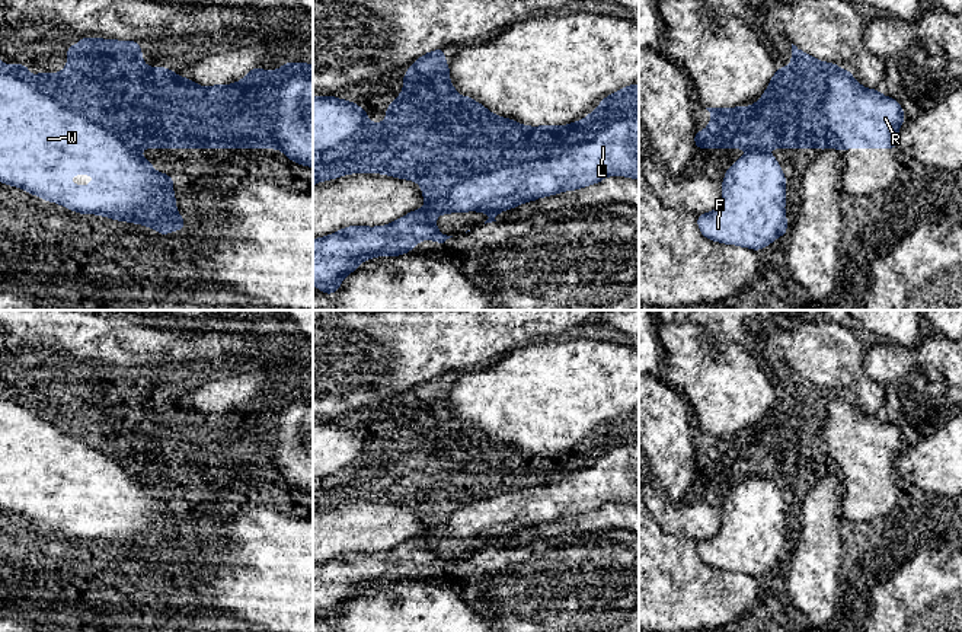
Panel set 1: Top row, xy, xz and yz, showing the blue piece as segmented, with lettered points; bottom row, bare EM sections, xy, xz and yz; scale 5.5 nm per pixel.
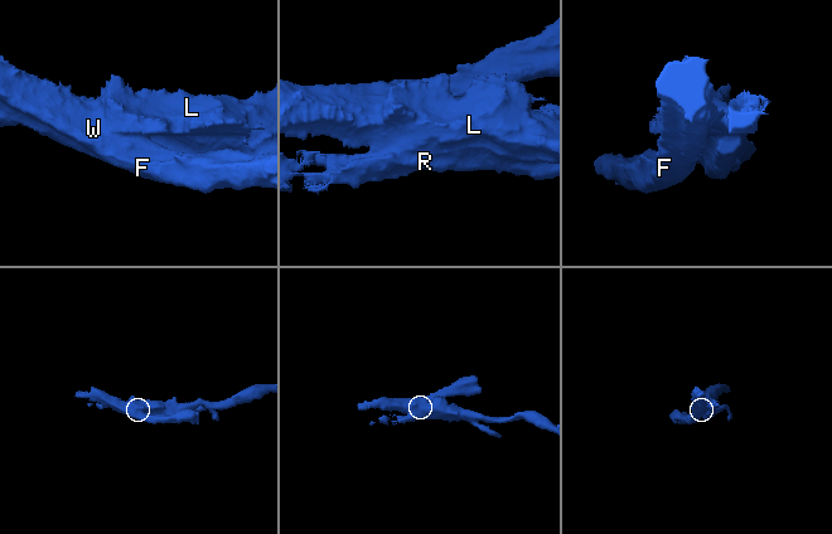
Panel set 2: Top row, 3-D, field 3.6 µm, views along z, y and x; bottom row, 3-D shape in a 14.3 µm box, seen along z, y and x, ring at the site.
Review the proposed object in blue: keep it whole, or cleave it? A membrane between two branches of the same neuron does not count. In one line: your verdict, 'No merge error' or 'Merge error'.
Merge error

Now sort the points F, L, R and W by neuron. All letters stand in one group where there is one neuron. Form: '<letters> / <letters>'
F W / L R

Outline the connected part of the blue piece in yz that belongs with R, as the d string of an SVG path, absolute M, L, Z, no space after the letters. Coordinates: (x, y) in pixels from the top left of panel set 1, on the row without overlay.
M792 370L792 387L784 393L790 412L779 415L784 431L784 462L796 475L898 475L898 457L905 440L895 424L866 415L848 395L819 387Z

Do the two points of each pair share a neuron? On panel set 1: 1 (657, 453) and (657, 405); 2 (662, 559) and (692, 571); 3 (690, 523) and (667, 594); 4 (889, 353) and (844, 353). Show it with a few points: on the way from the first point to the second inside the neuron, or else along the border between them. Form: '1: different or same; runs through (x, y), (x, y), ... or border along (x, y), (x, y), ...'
1: same; runs through (657, 441), (657, 417)
2: different; border along (671, 536), (681, 557), (684, 593), (696, 597)
3: different; border along (664, 530), (671, 536)
4: different; border along (865, 348), (863, 370), (879, 383)

